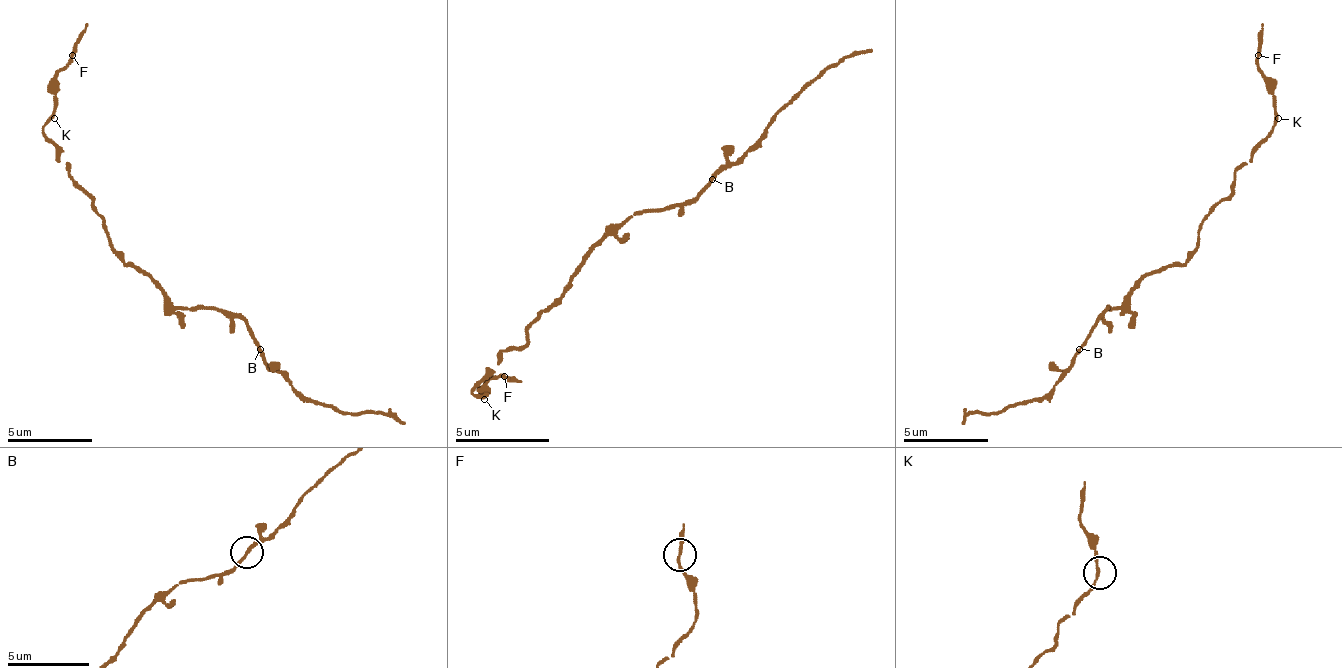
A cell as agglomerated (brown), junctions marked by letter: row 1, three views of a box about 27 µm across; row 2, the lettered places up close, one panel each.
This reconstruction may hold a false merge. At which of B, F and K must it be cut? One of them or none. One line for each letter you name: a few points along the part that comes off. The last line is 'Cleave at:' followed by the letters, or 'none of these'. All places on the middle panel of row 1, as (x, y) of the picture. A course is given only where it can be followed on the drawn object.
B: foreign part runs (710, 178), (762, 135), (833, 65), (870, 51)
Cleave at: B

